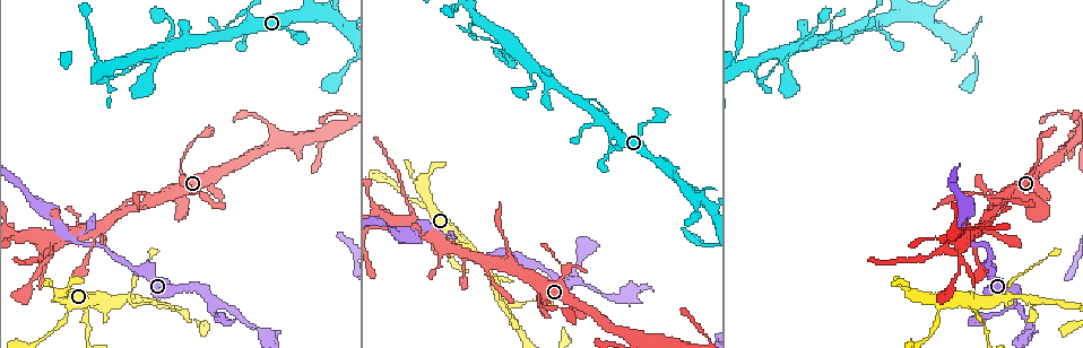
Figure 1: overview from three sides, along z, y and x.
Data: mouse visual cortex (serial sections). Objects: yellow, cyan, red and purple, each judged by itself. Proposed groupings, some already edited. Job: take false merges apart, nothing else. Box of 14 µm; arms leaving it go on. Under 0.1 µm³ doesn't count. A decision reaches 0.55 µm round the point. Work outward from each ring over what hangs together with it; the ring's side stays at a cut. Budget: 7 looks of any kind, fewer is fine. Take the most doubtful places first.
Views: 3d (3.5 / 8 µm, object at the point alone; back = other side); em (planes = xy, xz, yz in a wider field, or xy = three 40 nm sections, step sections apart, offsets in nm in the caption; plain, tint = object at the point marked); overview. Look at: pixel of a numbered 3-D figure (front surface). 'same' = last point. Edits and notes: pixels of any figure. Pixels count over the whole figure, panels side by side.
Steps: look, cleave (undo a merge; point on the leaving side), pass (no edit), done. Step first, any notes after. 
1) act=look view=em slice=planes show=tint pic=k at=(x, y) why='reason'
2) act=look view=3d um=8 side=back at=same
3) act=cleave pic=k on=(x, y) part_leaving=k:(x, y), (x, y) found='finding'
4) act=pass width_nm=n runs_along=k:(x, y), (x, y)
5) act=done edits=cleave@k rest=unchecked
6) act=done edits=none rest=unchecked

act=look view=3d um=3.5 pic=1 at=(973, 311) why='sudden change in width'

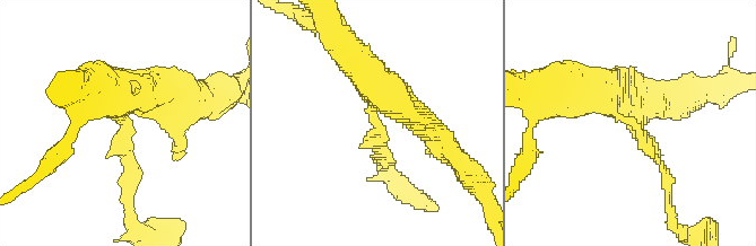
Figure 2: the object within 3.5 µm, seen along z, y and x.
act=look view=em slice=xy step=5 show=tint pic=2 at=(122, 119)

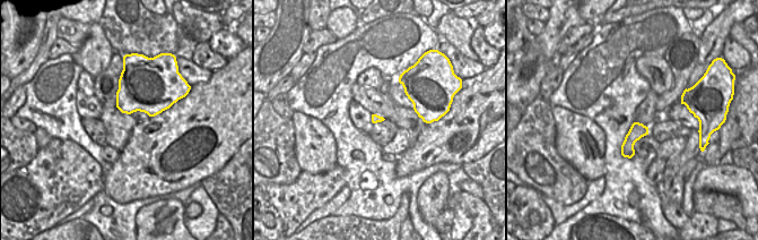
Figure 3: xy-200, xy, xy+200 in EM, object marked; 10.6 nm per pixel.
act=pass width_nm=90 runs_along=2:(579, 86), (631, 120), (668, 183) found='all the same cell'

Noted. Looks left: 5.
act=look view=3d um=3.5 pic=1 at=(299, 14) why='sharp bend'

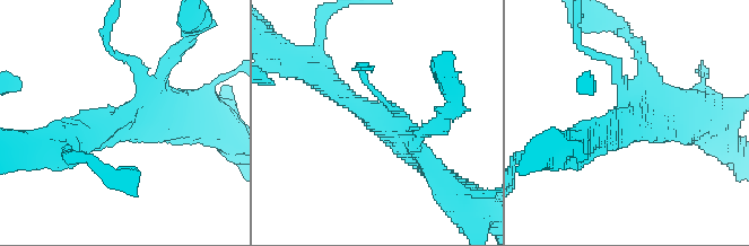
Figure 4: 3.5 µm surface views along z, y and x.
act=look view=em slice=xy step=5 show=tint pic=4 at=(130, 120) arms=4 arm_widths_nm=150,200,300,300

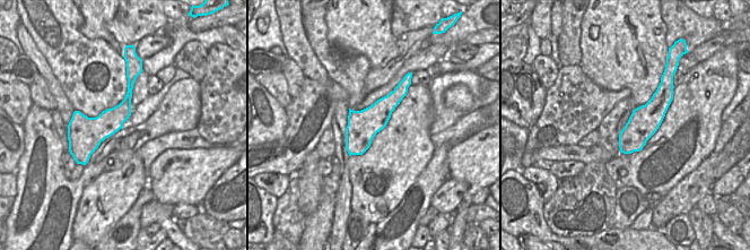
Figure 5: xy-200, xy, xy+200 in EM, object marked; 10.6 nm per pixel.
act=pass runs_along=4:(323, 78), (441, 176) found='one cell here'

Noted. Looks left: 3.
act=look view=em slice=xy step=5 show=tint pic=1 at=(1029, 208) why='calibre changes'

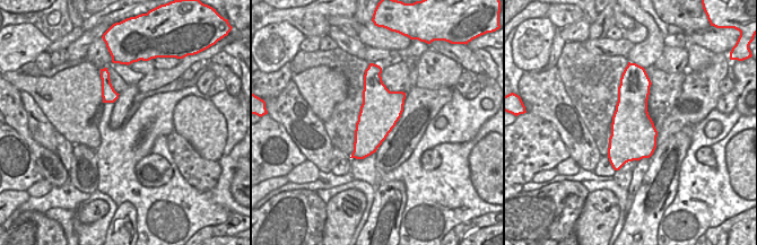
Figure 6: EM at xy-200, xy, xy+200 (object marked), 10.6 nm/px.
act=look view=3d um=3.5 at=same

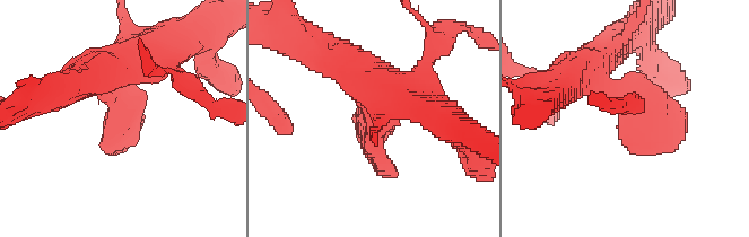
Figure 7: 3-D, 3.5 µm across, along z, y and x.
act=pass runs_along=7:(593, 61), (639, 128), (684, 116) found='continuous, no second cell'

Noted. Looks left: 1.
act=done edits=none rest=unchecked

